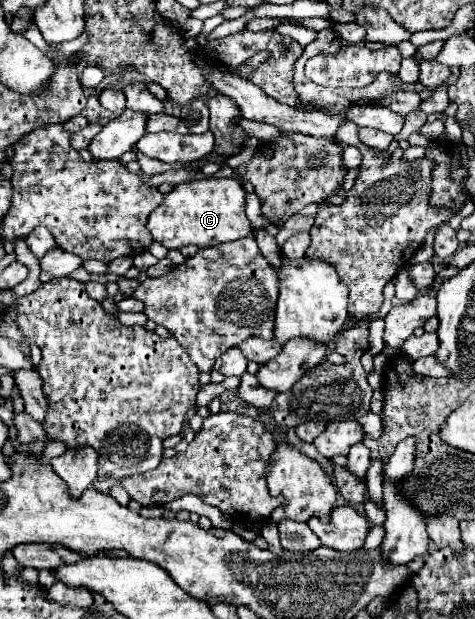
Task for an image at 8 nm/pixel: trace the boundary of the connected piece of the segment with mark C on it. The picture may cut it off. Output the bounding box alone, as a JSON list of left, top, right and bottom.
[148,179,252,249]

